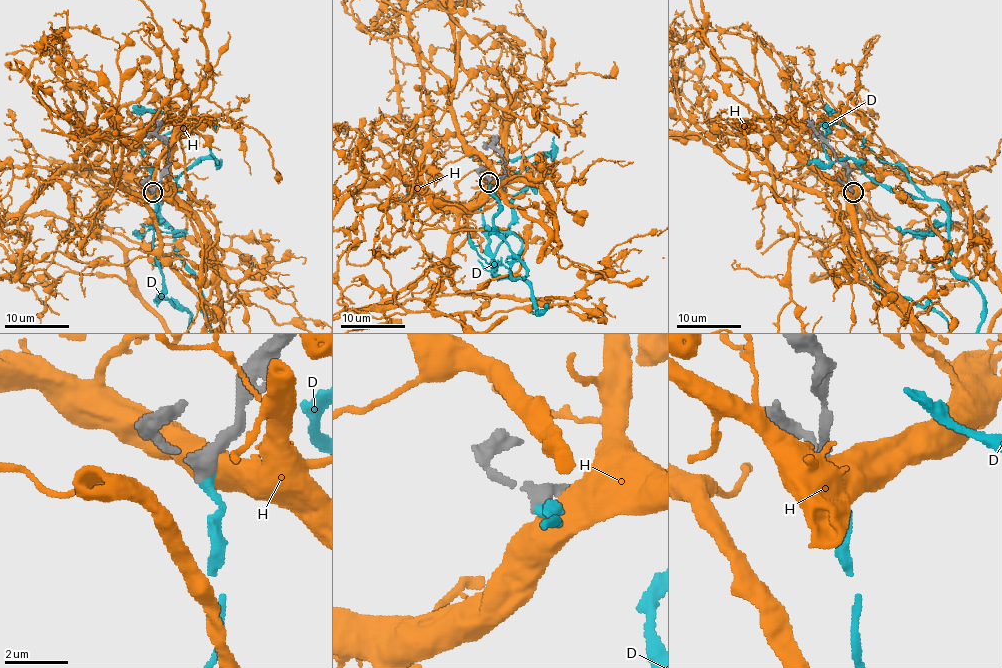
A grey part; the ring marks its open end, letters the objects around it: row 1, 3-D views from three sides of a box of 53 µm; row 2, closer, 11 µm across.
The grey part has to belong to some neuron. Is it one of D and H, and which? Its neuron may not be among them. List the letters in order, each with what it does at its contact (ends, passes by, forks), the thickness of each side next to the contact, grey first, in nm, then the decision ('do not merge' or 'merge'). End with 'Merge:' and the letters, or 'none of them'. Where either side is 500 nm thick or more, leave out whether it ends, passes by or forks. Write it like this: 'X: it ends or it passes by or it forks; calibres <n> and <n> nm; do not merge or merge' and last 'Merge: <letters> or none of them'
D: it ends; calibres 380 and 360 nm; merge
H: calibres 400 and 750 nm; do not merge
Merge: D

